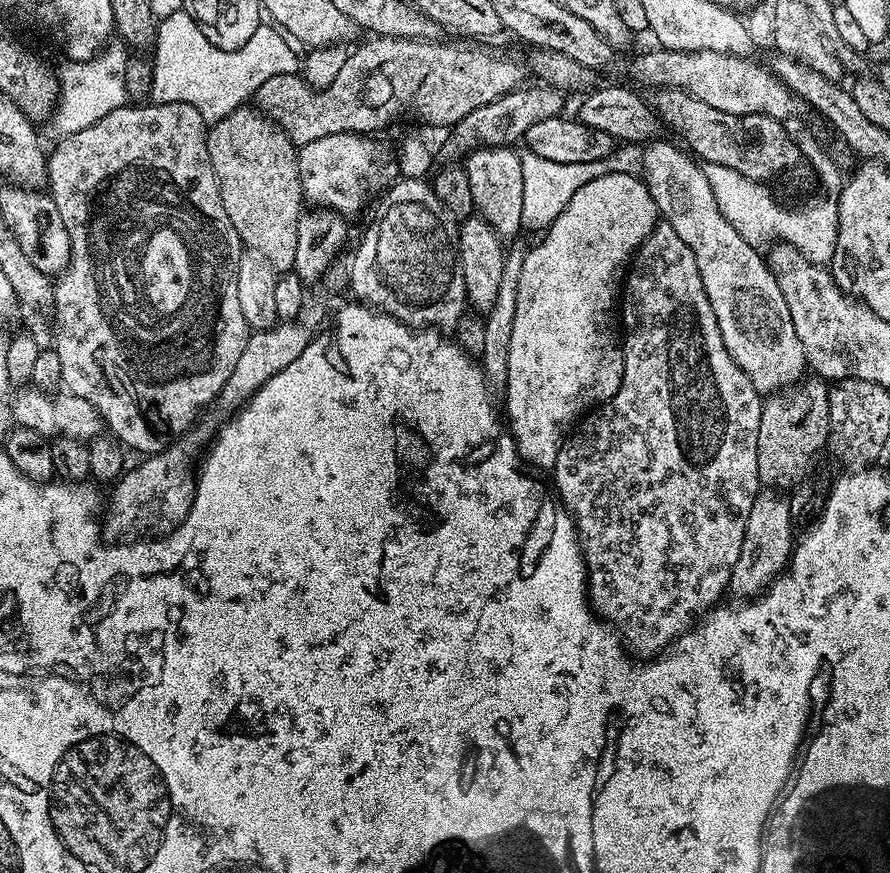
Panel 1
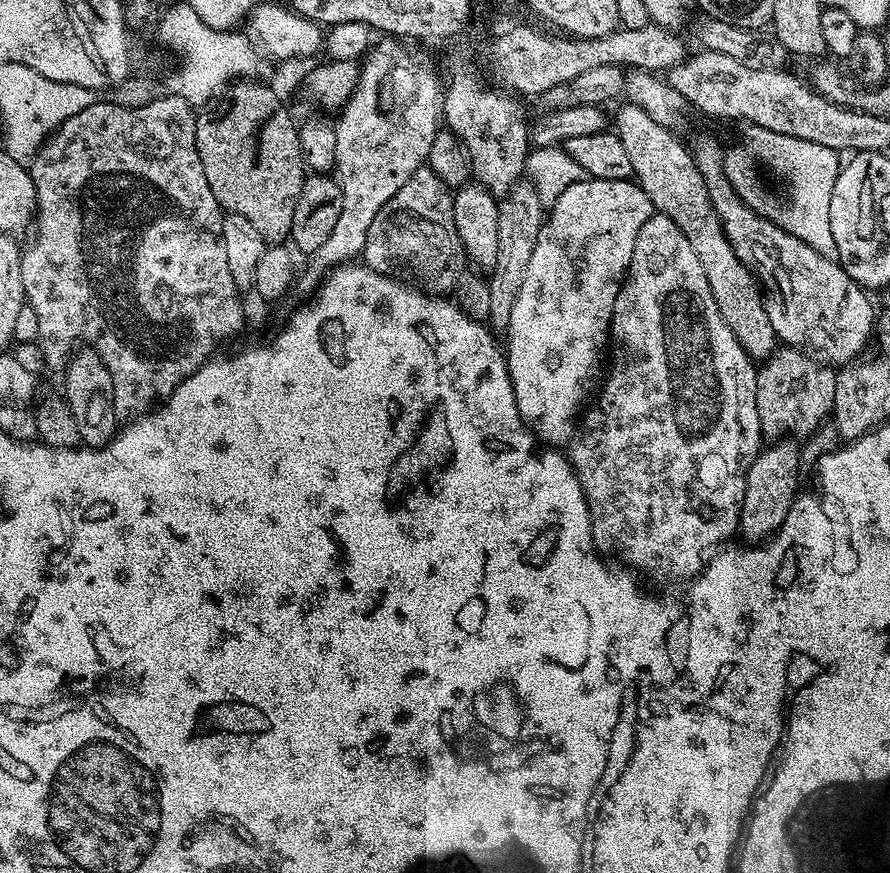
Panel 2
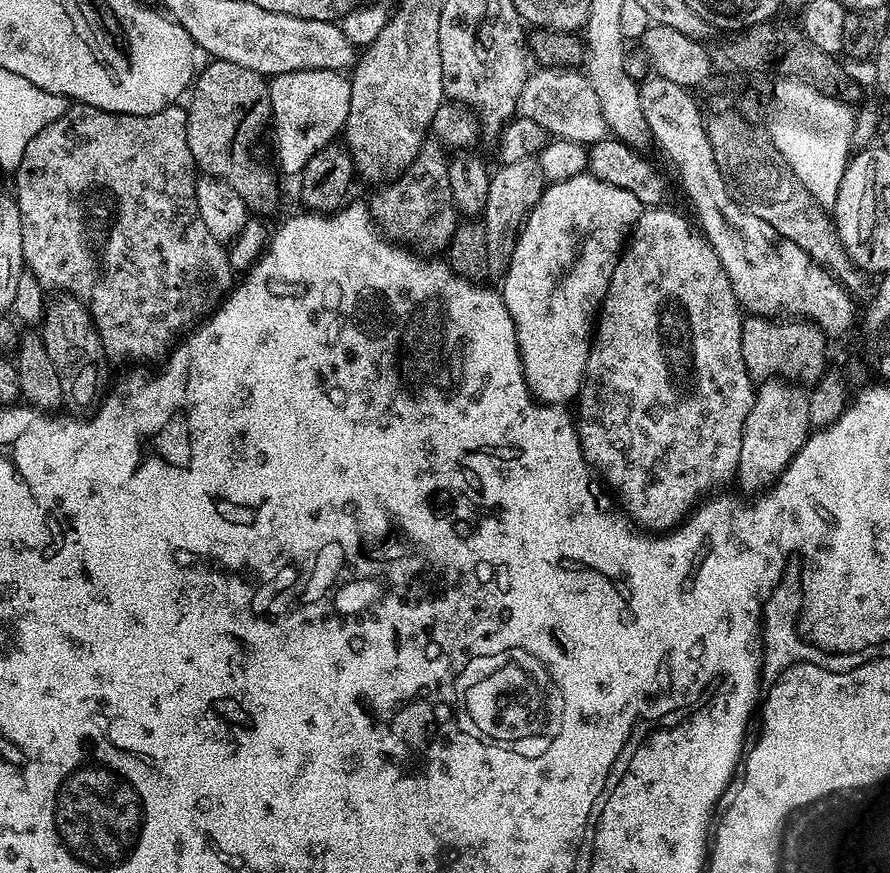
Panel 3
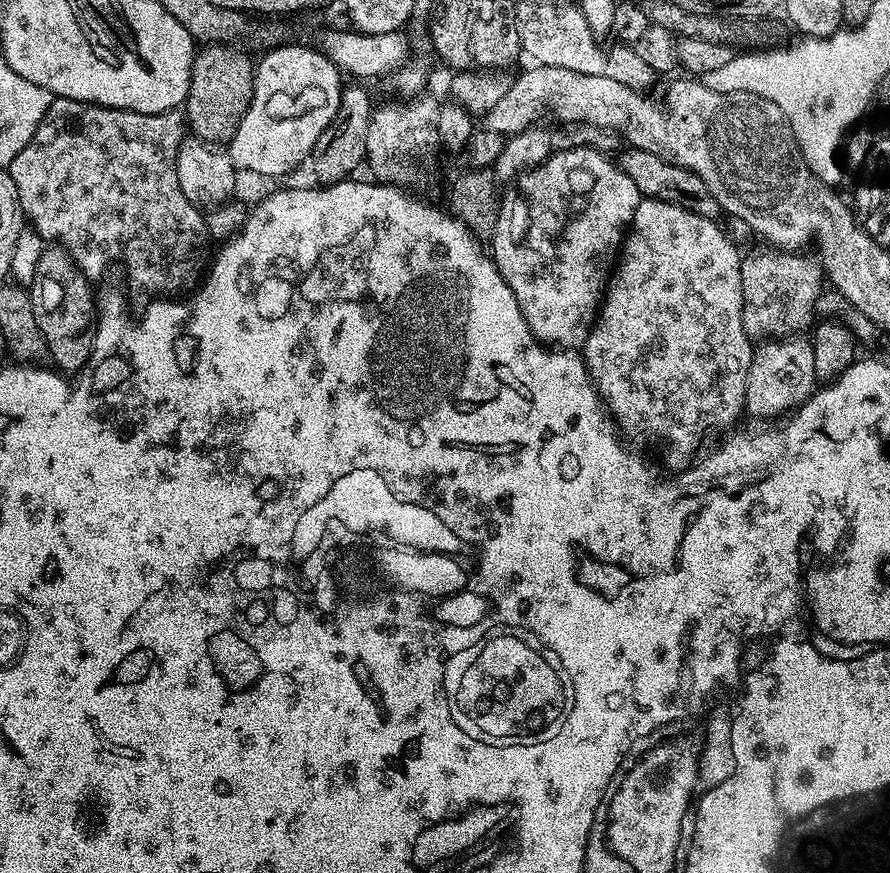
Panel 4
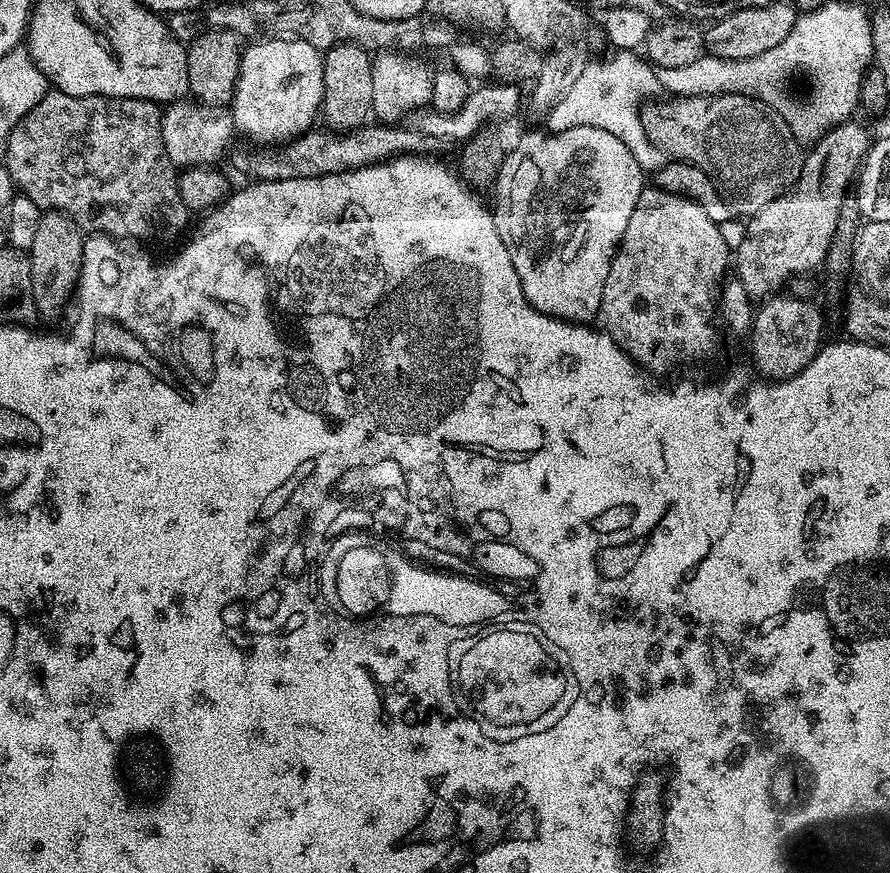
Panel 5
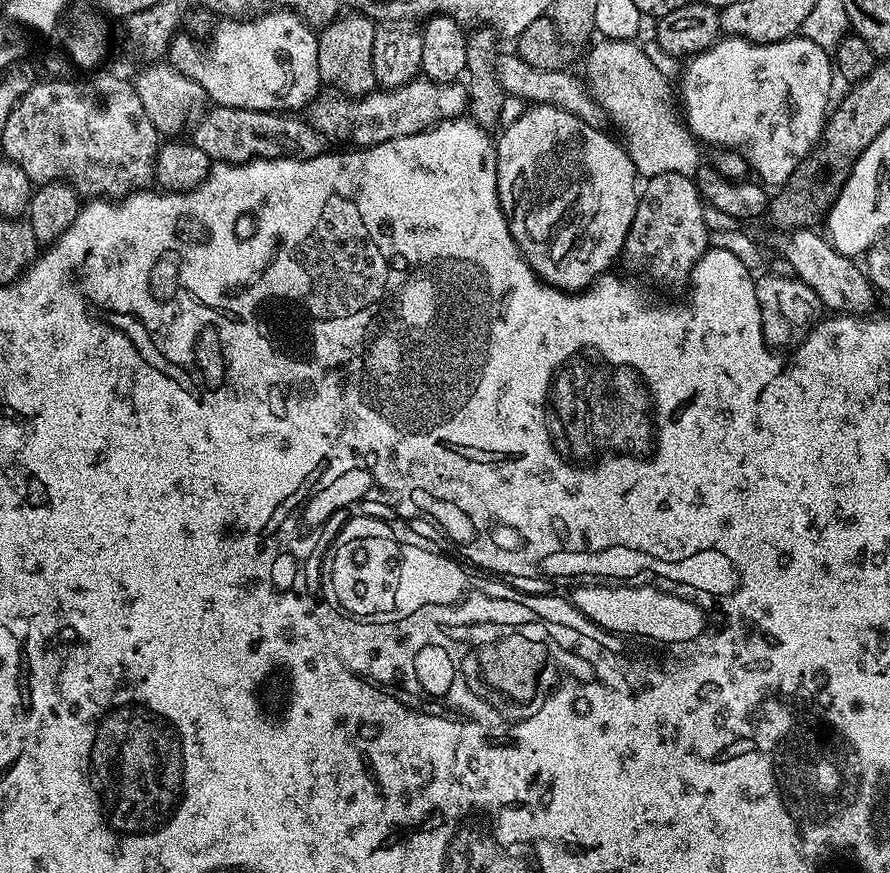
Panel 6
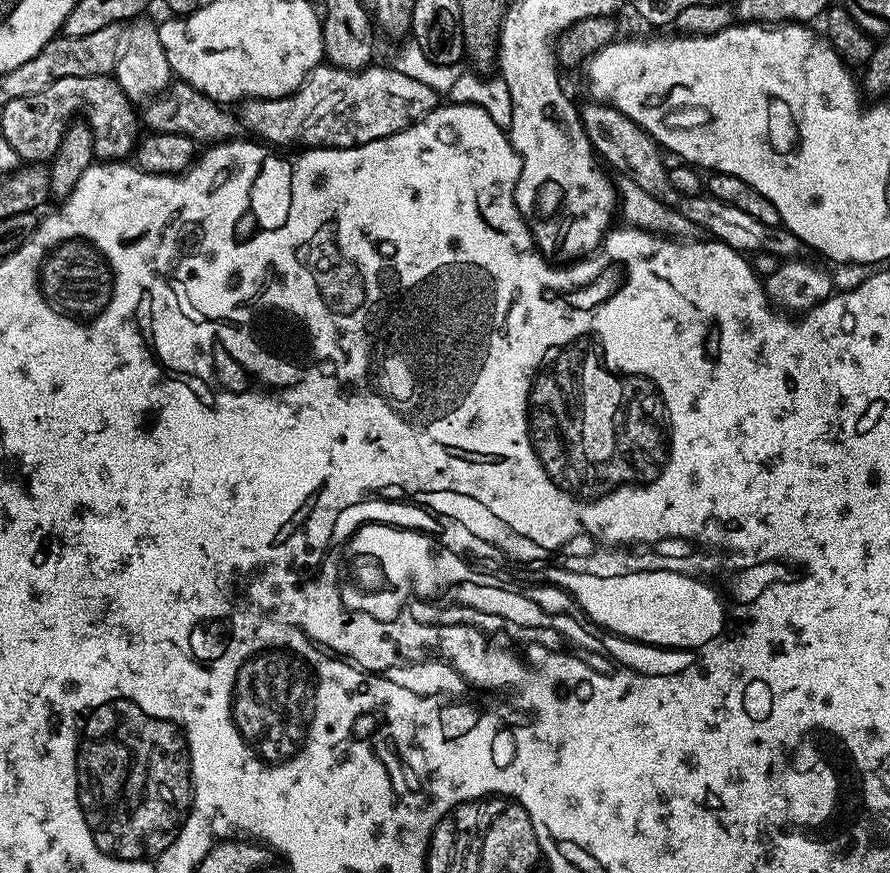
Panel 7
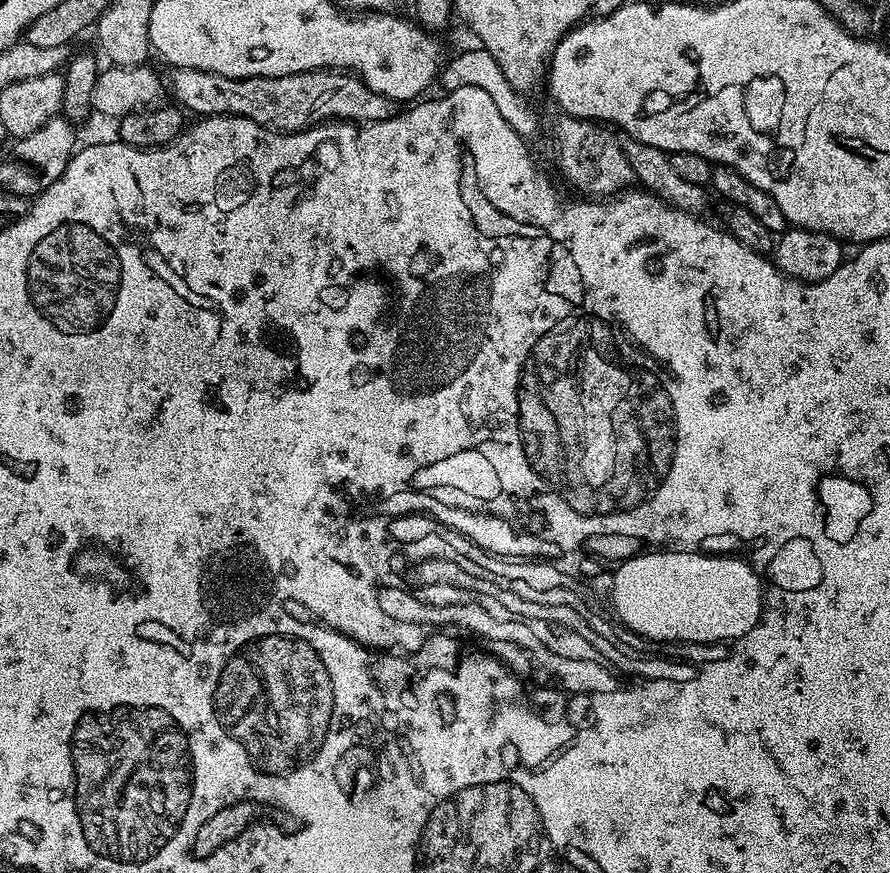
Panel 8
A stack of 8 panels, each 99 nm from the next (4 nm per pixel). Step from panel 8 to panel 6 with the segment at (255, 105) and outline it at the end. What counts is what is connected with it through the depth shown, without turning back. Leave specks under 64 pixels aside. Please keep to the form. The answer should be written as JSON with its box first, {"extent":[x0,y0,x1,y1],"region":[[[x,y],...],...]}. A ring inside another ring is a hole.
{"extent":[307,78,469,148],"region":[[[417,78],[397,88],[377,90],[355,98],[343,94],[324,95],[317,95],[308,105],[307,123],[329,141],[341,140],[344,143],[341,145],[356,148],[369,148],[394,138],[424,132],[445,120],[463,117],[469,107],[467,91],[459,83],[435,84],[427,78]]]}

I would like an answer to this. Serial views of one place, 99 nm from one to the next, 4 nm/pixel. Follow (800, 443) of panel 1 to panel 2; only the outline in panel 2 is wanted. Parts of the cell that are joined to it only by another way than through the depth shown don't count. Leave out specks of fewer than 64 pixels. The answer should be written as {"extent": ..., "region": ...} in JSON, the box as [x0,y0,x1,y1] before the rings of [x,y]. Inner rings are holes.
{"extent":[756,347,836,442],"region":[[[777,347],[756,370],[756,405],[761,437],[775,442],[781,438],[812,435],[829,419],[835,385],[836,372],[825,361],[799,348]]]}

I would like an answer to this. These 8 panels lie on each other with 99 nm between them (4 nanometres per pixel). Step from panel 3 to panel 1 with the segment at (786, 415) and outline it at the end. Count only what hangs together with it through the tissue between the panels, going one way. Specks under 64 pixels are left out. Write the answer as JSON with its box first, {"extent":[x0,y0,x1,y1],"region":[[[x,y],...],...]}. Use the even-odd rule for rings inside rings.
{"extent":[728,490,794,598],"region":[[[761,490],[752,497],[750,514],[746,518],[746,530],[742,534],[742,550],[738,554],[738,562],[734,562],[732,577],[728,583],[731,595],[744,596],[736,598],[755,598],[788,567],[788,561],[792,559],[794,547],[794,525],[790,516],[788,500],[776,490]]]}

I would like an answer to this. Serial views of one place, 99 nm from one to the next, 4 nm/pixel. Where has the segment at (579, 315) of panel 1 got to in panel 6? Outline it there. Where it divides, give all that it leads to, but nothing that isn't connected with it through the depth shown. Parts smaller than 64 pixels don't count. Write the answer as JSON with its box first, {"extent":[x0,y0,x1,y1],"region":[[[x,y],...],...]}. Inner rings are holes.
{"extent":[494,104,638,294],"region":[[[532,104],[525,107],[525,112],[501,134],[496,136],[494,143],[496,146],[496,173],[498,174],[498,198],[504,211],[506,222],[510,226],[510,234],[518,246],[518,250],[524,255],[524,261],[532,267],[532,273],[543,280],[544,283],[552,288],[558,288],[561,292],[571,292],[579,294],[585,288],[589,288],[595,283],[599,276],[605,275],[608,268],[617,259],[621,259],[626,242],[626,234],[634,222],[636,213],[636,202],[638,199],[638,173],[634,162],[628,157],[626,148],[621,144],[615,144],[614,141],[604,136],[601,129],[588,126],[586,122],[580,121],[572,113],[565,112],[563,108],[556,108],[550,104]]]}

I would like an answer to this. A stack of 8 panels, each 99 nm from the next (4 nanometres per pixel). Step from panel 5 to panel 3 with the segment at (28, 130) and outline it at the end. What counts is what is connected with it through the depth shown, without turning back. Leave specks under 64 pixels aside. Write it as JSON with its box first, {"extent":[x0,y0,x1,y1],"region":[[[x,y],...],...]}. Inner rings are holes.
{"extent":[14,103,234,361],"region":[[[73,103],[59,118],[50,122],[26,146],[22,154],[22,162],[16,167],[14,179],[16,188],[14,195],[20,211],[22,222],[22,254],[27,271],[38,278],[38,282],[46,290],[58,289],[61,293],[78,299],[87,305],[93,318],[93,324],[101,336],[101,344],[105,353],[116,360],[157,360],[163,361],[170,349],[185,334],[191,333],[209,314],[216,311],[221,300],[233,287],[234,269],[227,247],[202,222],[202,214],[198,214],[196,201],[196,182],[198,169],[186,140],[186,122],[188,109],[184,106],[173,106],[159,110],[158,113],[138,114],[110,113],[98,109],[94,105]]]}

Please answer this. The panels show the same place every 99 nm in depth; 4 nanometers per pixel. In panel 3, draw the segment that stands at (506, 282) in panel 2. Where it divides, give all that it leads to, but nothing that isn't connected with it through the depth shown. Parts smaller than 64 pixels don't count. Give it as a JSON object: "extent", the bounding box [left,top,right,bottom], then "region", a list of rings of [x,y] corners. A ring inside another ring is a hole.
{"extent":[482,156,546,282],"region":[[[527,156],[518,162],[501,163],[498,168],[497,172],[495,169],[491,173],[490,190],[486,194],[486,206],[482,213],[486,234],[488,278],[491,281],[496,280],[494,282],[501,281],[508,273],[520,228],[532,207],[538,202],[538,198],[542,198],[546,187],[539,159]]]}

